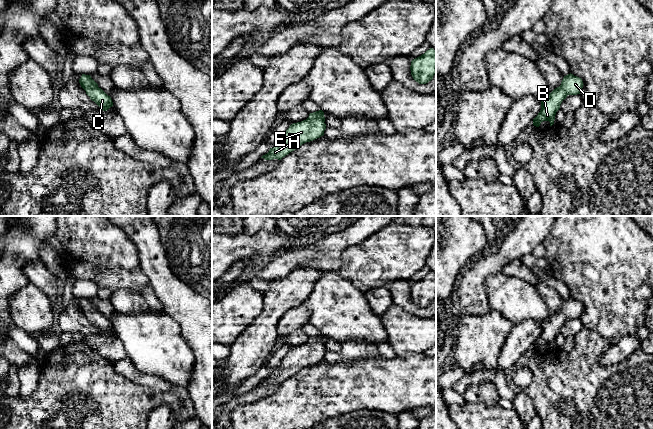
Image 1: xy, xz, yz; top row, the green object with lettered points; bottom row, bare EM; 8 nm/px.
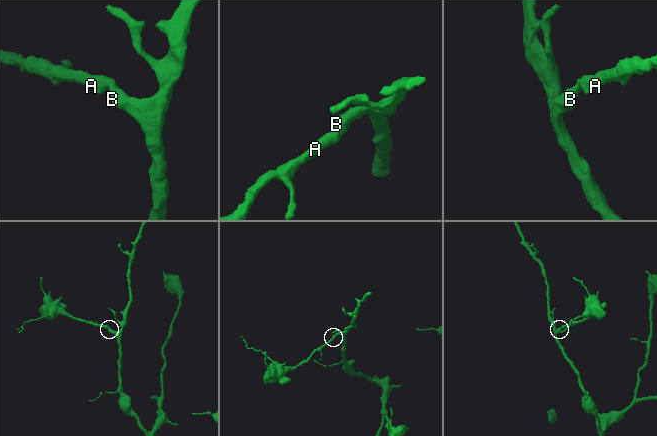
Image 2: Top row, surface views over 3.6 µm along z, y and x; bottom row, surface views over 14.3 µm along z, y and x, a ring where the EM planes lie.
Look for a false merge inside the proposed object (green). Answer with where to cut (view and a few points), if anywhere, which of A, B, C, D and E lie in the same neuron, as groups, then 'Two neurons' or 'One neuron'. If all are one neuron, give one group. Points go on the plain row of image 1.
No split. Groups: A B C D E. One neuron

